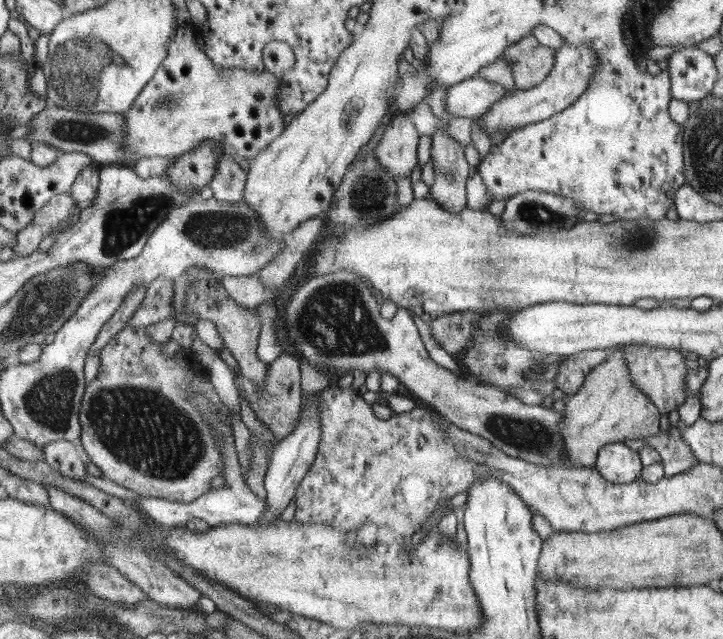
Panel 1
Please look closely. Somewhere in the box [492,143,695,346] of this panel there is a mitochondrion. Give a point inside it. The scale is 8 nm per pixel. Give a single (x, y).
(639, 240)

